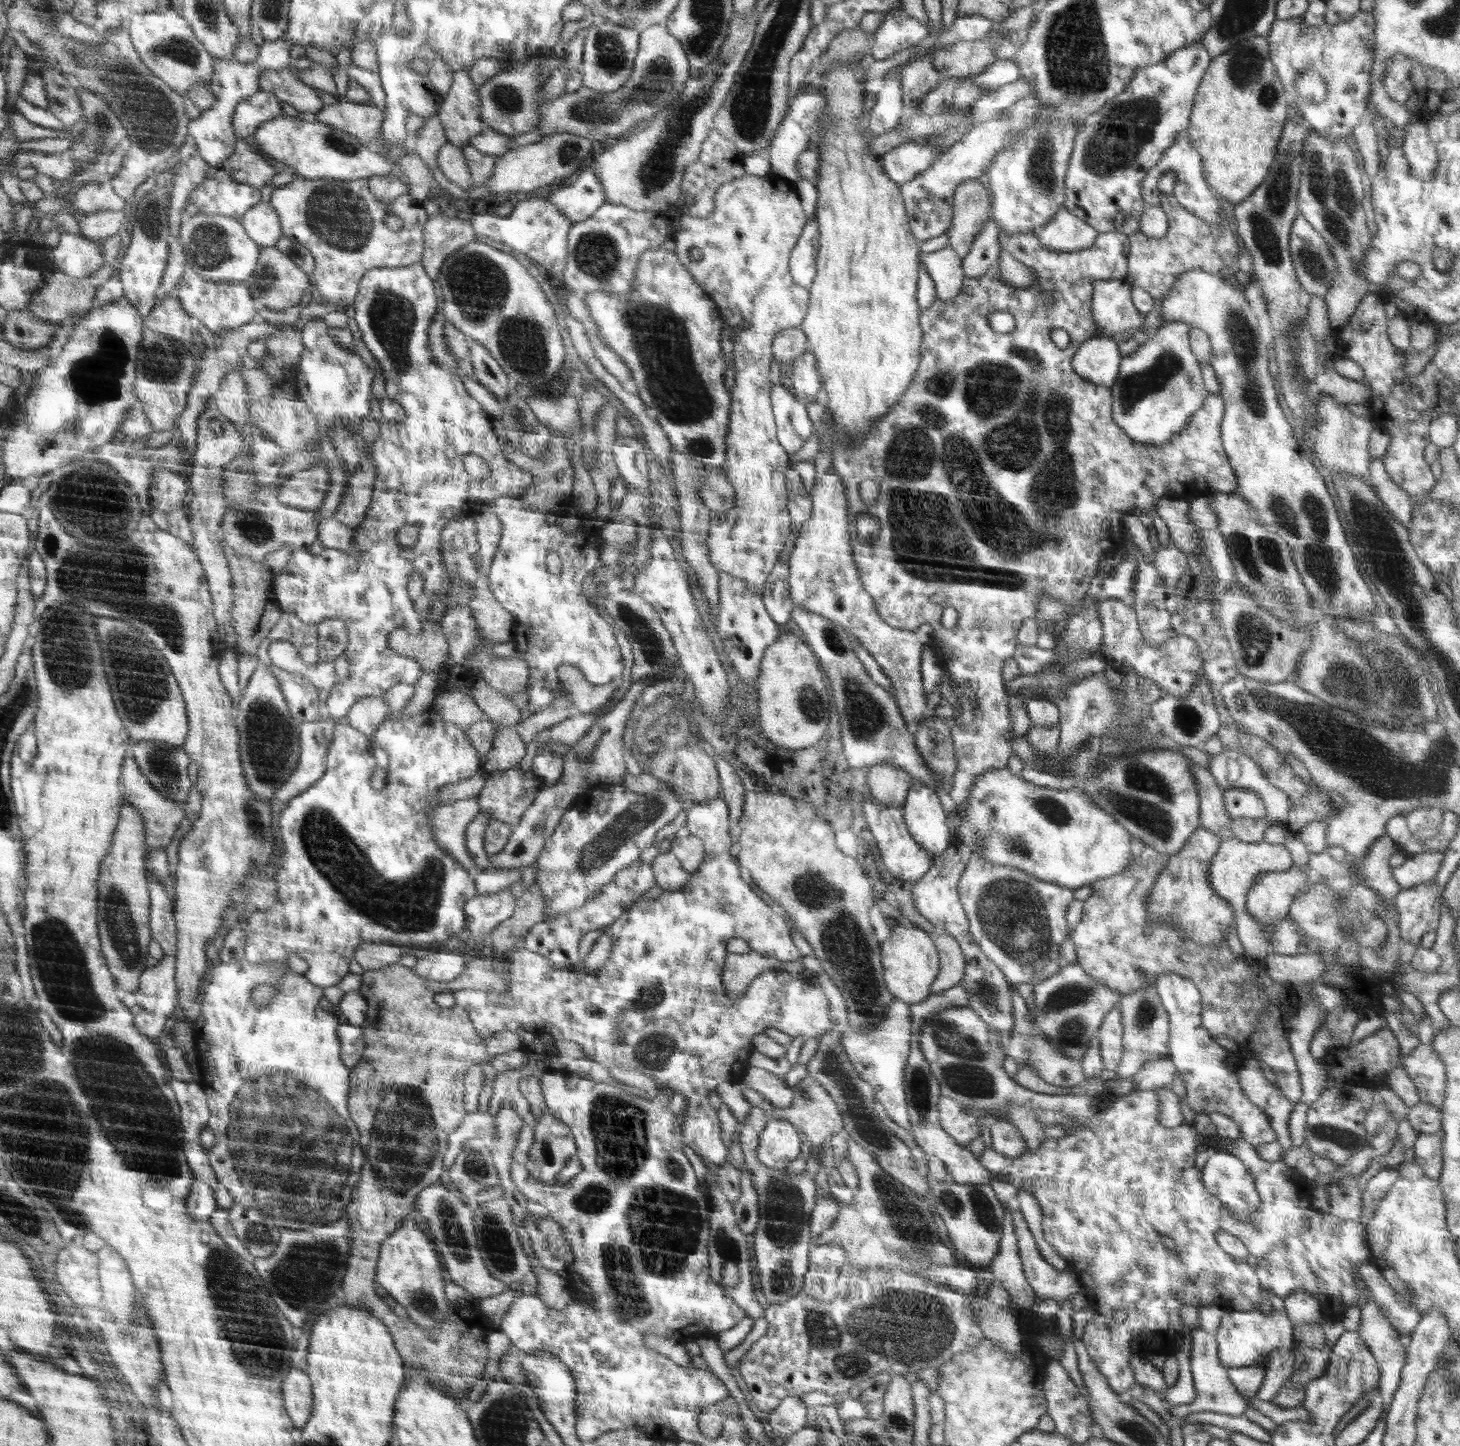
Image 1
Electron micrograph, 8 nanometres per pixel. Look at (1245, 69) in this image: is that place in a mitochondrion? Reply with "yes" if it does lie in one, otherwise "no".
yes

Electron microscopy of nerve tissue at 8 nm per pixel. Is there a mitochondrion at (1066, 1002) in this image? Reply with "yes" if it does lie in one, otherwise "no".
yes

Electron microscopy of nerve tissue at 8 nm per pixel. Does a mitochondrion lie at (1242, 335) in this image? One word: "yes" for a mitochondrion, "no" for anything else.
yes

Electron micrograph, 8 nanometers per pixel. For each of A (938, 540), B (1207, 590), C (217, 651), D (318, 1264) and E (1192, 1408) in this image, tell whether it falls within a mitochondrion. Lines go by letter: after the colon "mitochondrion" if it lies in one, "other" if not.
A: mitochondrion
B: other
C: other
D: mitochondrion
E: other

